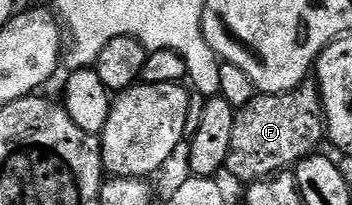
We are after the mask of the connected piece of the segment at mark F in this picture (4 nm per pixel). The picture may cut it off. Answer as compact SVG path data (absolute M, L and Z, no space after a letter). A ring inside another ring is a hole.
M306 80L294 90L282 94L258 93L254 98L235 113L235 128L231 128L231 152L227 152L225 170L242 184L261 182L296 167L298 162L308 158L318 149L317 146L326 137L327 131L321 112L321 92L313 80Z

